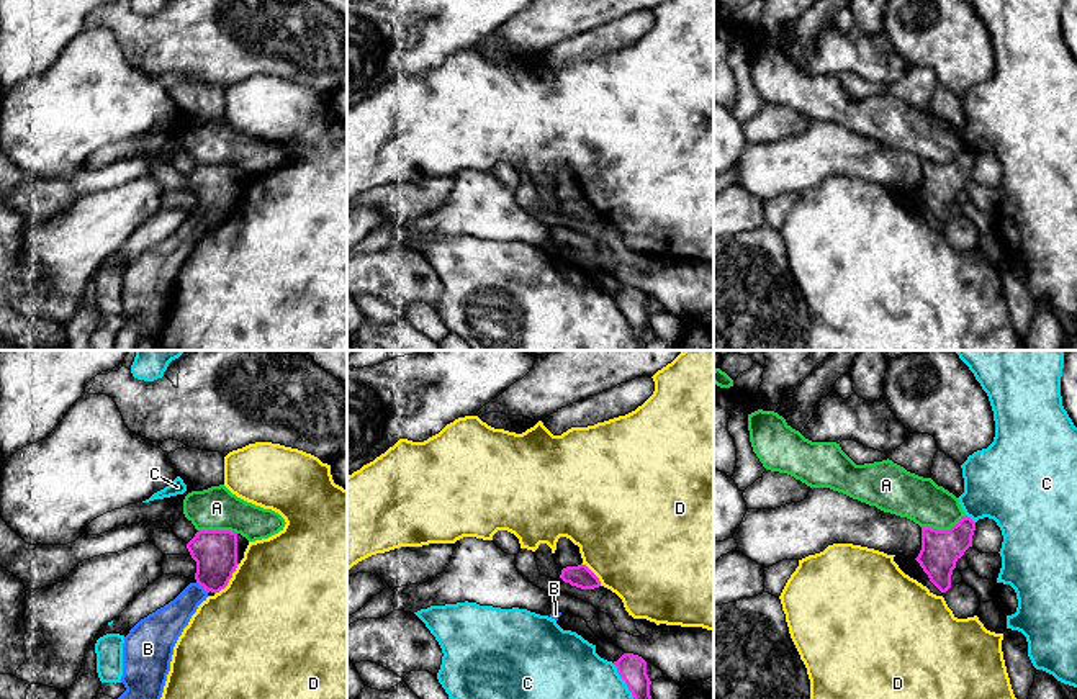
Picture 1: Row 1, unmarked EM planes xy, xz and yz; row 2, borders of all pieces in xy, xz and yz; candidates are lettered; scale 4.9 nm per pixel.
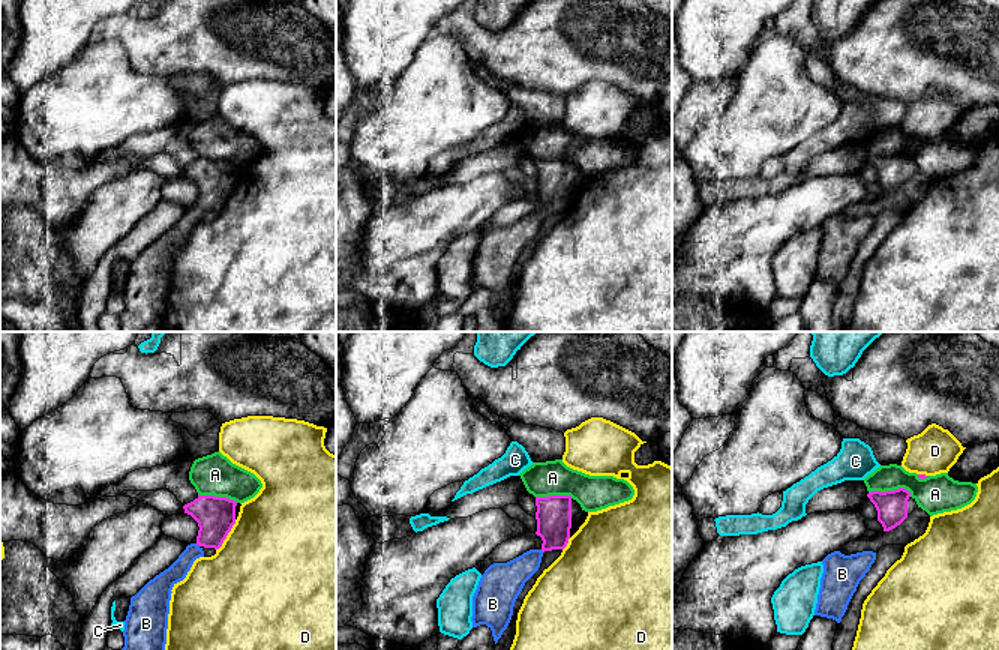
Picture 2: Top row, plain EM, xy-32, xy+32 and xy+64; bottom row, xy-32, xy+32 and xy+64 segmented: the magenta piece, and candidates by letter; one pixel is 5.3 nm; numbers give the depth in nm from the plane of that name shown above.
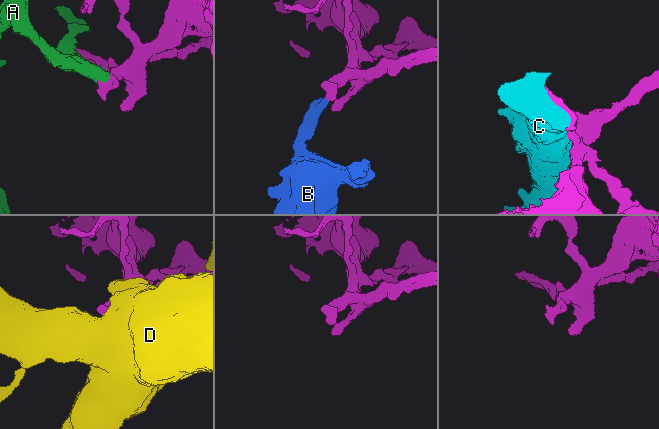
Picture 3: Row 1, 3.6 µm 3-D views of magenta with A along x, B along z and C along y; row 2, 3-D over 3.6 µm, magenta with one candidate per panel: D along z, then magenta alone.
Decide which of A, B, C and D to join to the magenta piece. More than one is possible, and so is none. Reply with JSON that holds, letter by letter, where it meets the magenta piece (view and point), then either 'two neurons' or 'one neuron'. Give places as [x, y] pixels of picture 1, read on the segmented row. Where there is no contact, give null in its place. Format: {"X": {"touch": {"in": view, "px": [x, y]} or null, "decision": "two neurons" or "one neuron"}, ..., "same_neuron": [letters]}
{"A": {"touch": {"in": "yz", "px": [943, 531]}, "decision": "two neurons"}, "B": {"touch": {"in": "xy", "px": [203, 586]}, "decision": "one neuron"}, "C": {"touch": {"in": "xz", "px": [624, 680]}, "decision": "two neurons"}, "D": {"touch": {"in": "xy", "px": [229, 578]}, "decision": "two neurons"}, "same_neuron": ["B"]}

